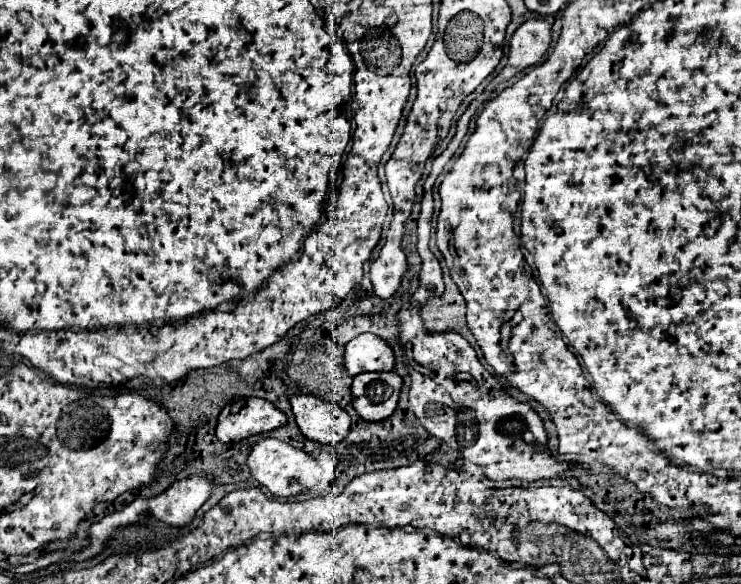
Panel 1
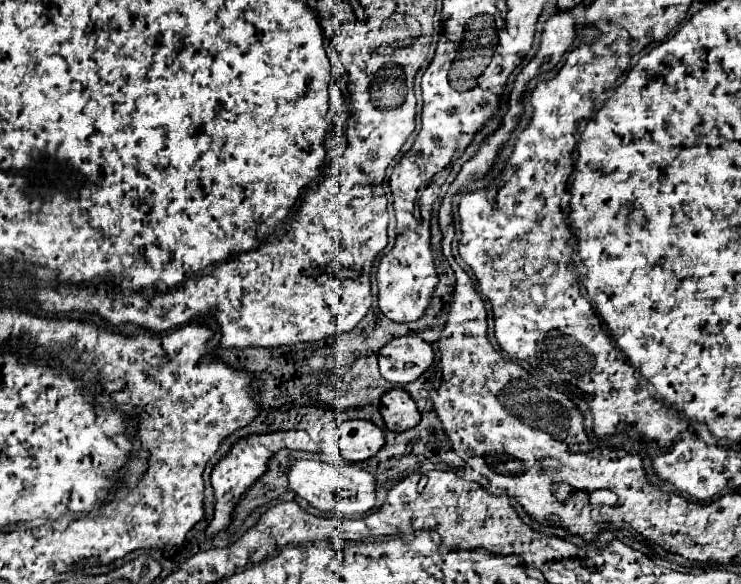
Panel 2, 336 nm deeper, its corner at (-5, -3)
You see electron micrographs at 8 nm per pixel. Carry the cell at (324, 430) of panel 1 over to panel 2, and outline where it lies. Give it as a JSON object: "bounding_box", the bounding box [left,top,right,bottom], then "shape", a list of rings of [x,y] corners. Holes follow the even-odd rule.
{"bounding_box":[337,421,385,461],"shape":[[[343,421],[337,429],[337,443],[347,461],[371,459],[385,445],[383,431],[371,421]]]}

